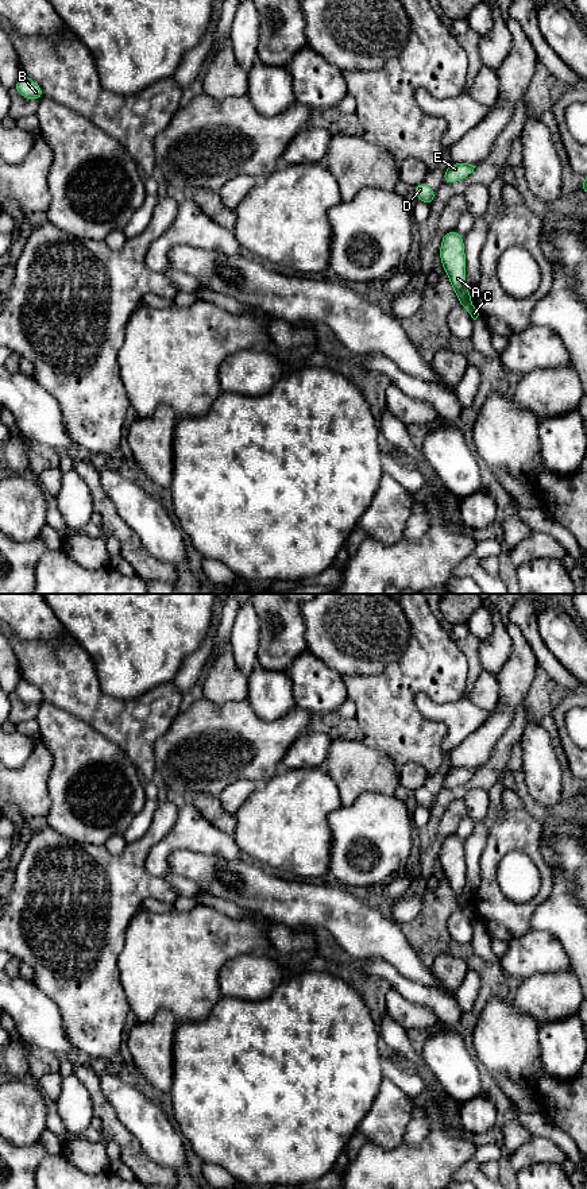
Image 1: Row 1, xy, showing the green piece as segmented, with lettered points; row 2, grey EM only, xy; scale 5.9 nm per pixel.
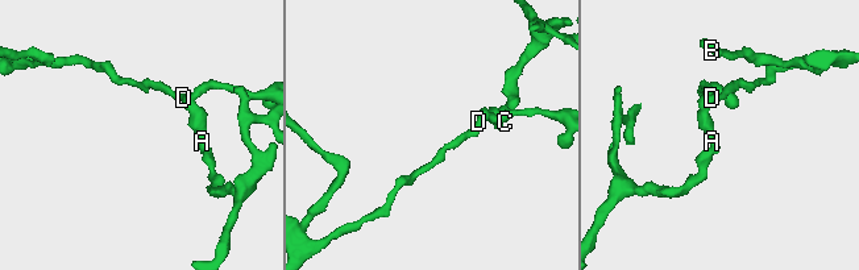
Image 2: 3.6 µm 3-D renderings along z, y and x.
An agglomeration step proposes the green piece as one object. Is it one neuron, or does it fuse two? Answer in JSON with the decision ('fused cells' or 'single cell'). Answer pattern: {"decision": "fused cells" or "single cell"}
{"decision": "fused cells"}

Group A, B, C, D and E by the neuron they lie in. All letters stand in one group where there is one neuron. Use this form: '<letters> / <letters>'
A B D E / C

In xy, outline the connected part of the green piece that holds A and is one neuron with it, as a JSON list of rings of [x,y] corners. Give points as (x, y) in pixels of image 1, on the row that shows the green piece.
[[[456,229],[445,232],[440,244],[440,262],[448,275],[459,304],[467,301],[471,292],[466,286],[464,240]]]

